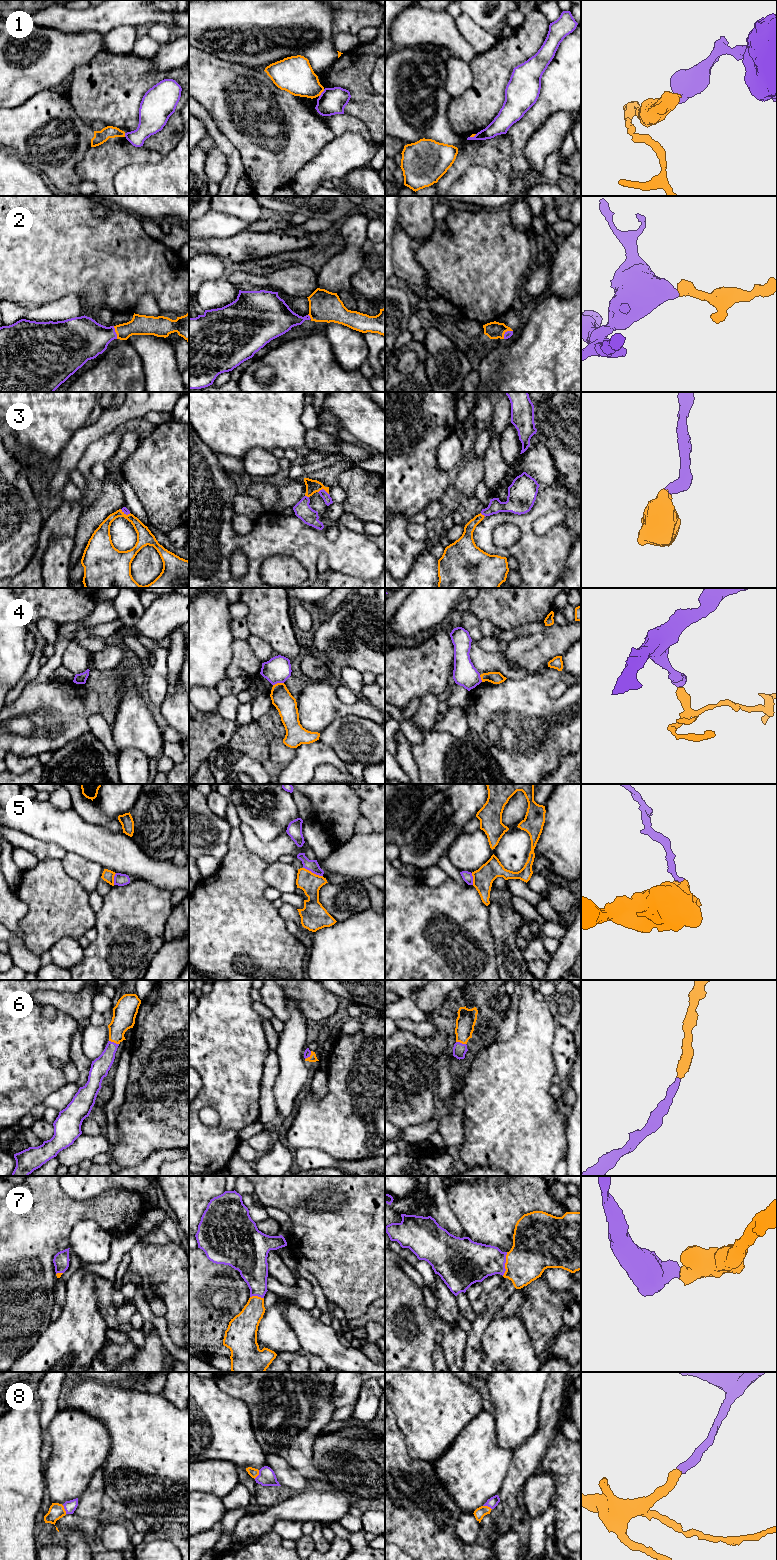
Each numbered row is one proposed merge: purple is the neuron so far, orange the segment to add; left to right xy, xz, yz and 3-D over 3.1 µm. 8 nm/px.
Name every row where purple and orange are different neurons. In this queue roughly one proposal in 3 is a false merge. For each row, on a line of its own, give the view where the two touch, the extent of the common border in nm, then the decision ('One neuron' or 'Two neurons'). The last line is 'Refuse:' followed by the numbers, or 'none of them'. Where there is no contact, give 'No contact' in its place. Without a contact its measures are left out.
1: Touches purple in xz. Shared border 80 nm. Two neurons
2: Touches purple in xy. Shared border 110 nm. One neuron
3: Touches purple in xz. Shared border 90 nm. One neuron
4: Touches purple in xz. Shared border 90 nm. Two neurons
5: Touches purple in xz. Shared border 180 nm. Two neurons
6: Touches purple in xy. Shared border 90 nm. One neuron
7: Touches purple in yz. Shared border 200 nm. One neuron
8: Touches purple in xy. Shared border 80 nm. One neuron
Refuse: 1, 4, 5

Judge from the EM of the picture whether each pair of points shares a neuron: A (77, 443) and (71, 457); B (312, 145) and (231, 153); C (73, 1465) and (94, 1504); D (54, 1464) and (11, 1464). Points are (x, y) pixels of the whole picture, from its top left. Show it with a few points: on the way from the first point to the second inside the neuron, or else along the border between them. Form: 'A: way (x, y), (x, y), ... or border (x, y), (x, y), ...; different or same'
A: way (76, 446), (71, 454); same
B: border (223, 134), (237, 150), (243, 165), (244, 175); different
C: border (99, 1468), (93, 1474), (87, 1487), (77, 1497); different
D: border (43, 1475), (46, 1487); different

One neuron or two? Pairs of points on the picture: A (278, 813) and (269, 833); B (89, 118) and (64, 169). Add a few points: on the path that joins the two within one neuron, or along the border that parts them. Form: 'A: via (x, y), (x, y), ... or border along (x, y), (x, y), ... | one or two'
A: via (276, 818), (269, 828) | one
B: border along (72, 105), (77, 115), (90, 126) | two

